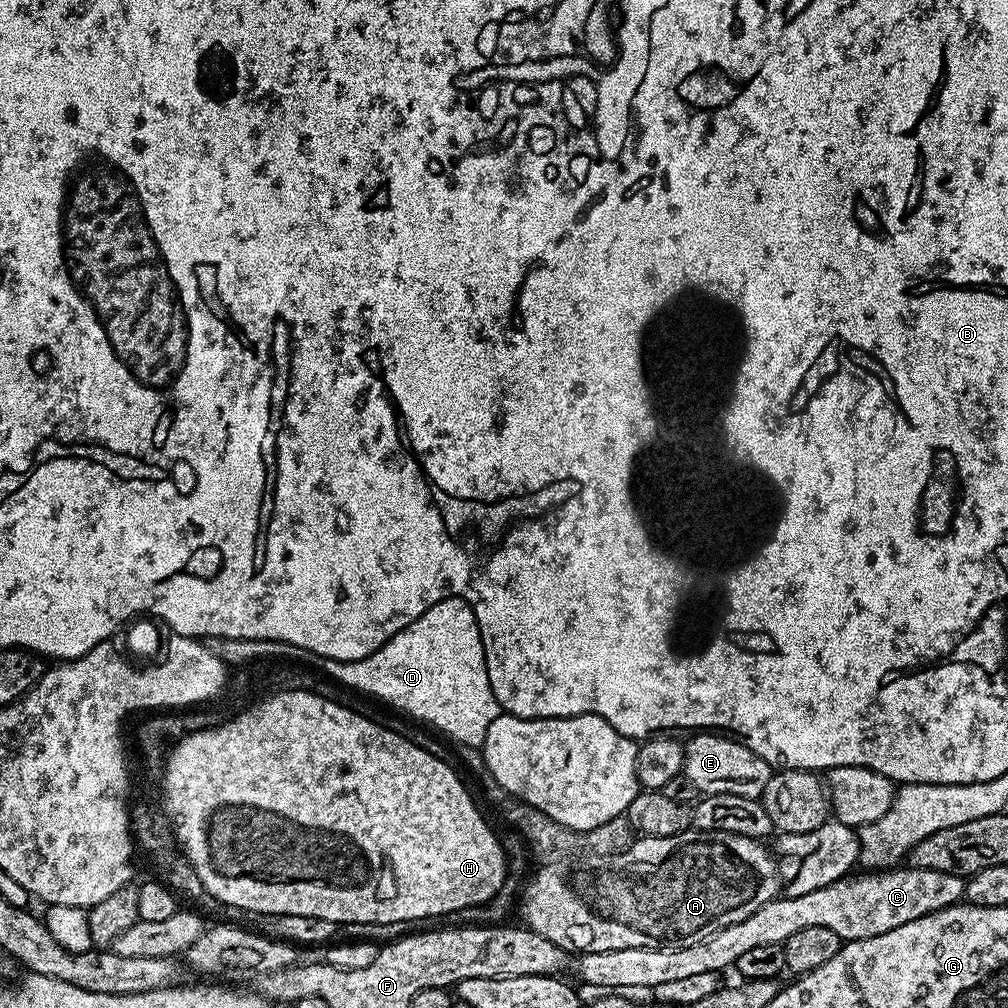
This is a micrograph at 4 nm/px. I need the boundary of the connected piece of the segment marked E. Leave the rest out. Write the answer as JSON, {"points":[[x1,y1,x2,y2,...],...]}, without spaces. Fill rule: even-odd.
{"points":[[696,734,689,740,692,741,684,744,682,774,694,782,697,793,709,796,738,794,742,798,758,798,766,790,766,782,770,782,774,769,745,744,731,740,726,734]]}

